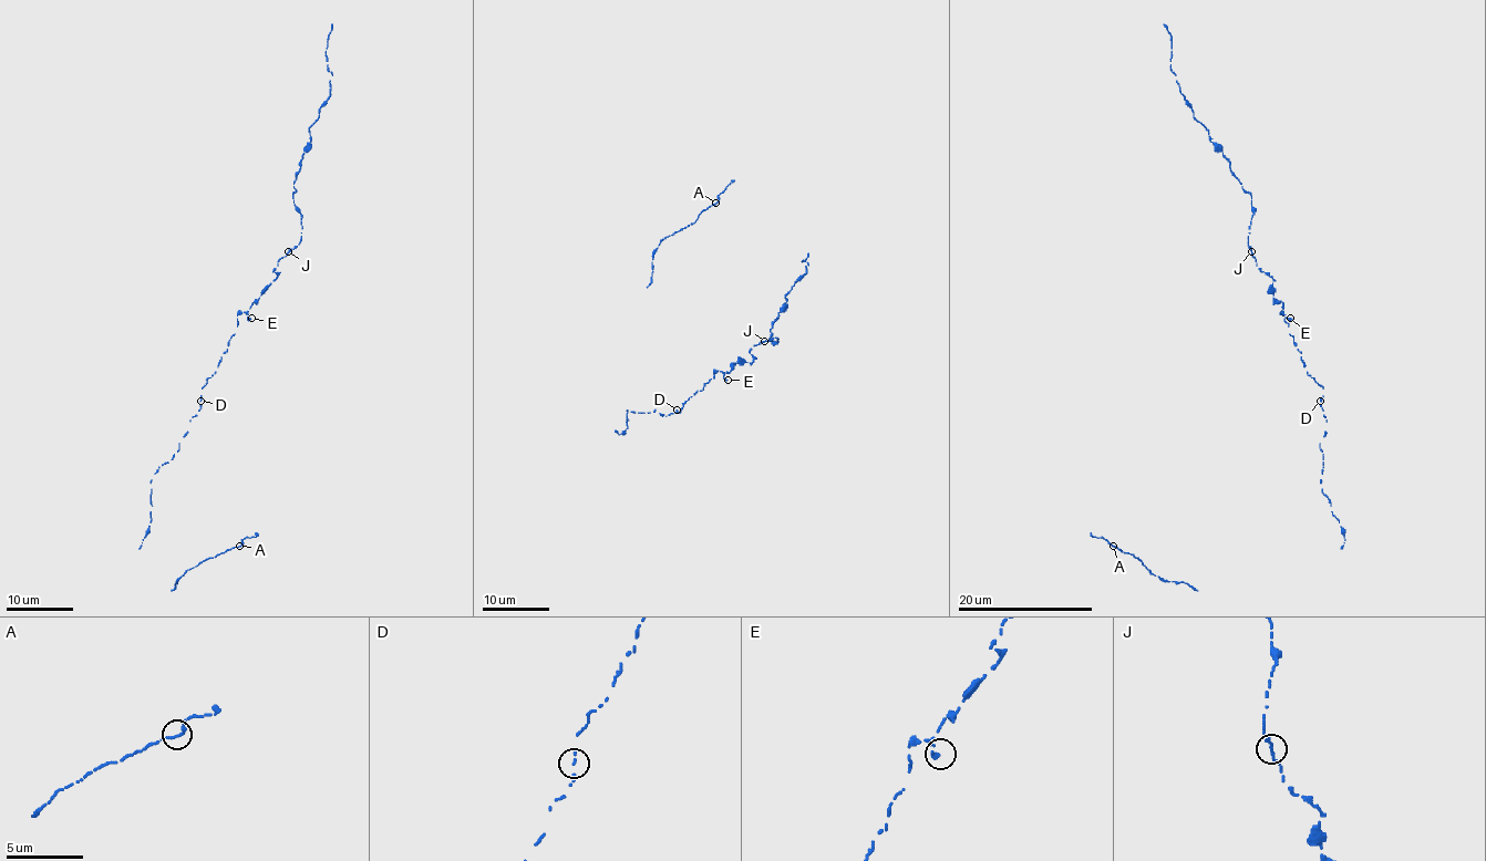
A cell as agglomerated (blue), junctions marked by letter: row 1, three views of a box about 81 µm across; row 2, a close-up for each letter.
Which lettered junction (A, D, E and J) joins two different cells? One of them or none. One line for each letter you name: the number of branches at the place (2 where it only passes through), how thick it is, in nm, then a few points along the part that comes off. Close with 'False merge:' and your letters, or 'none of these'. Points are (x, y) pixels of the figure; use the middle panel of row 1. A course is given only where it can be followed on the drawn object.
False merge: none of these

